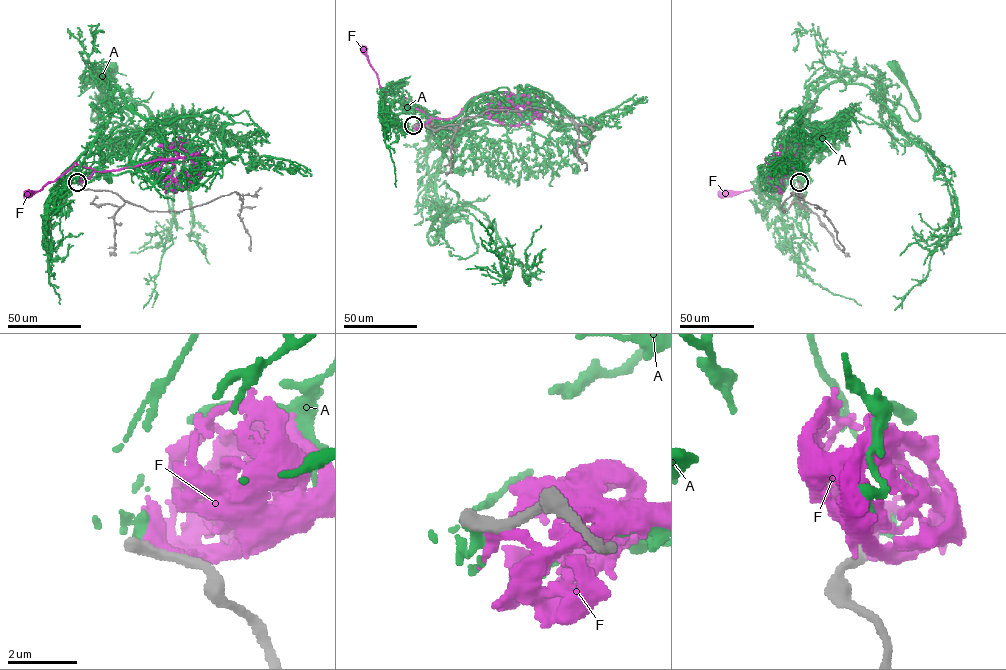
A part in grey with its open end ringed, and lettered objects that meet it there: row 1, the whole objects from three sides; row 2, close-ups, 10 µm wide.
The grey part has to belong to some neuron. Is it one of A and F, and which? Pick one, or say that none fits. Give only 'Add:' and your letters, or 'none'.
Add: none

